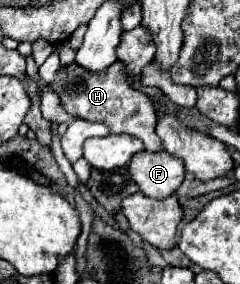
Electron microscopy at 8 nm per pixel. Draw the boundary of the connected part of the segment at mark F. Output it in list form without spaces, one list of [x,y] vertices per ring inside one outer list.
[[[144,151],[134,155],[128,171],[136,181],[138,189],[152,199],[166,199],[174,195],[186,175],[184,163],[166,151]]]

